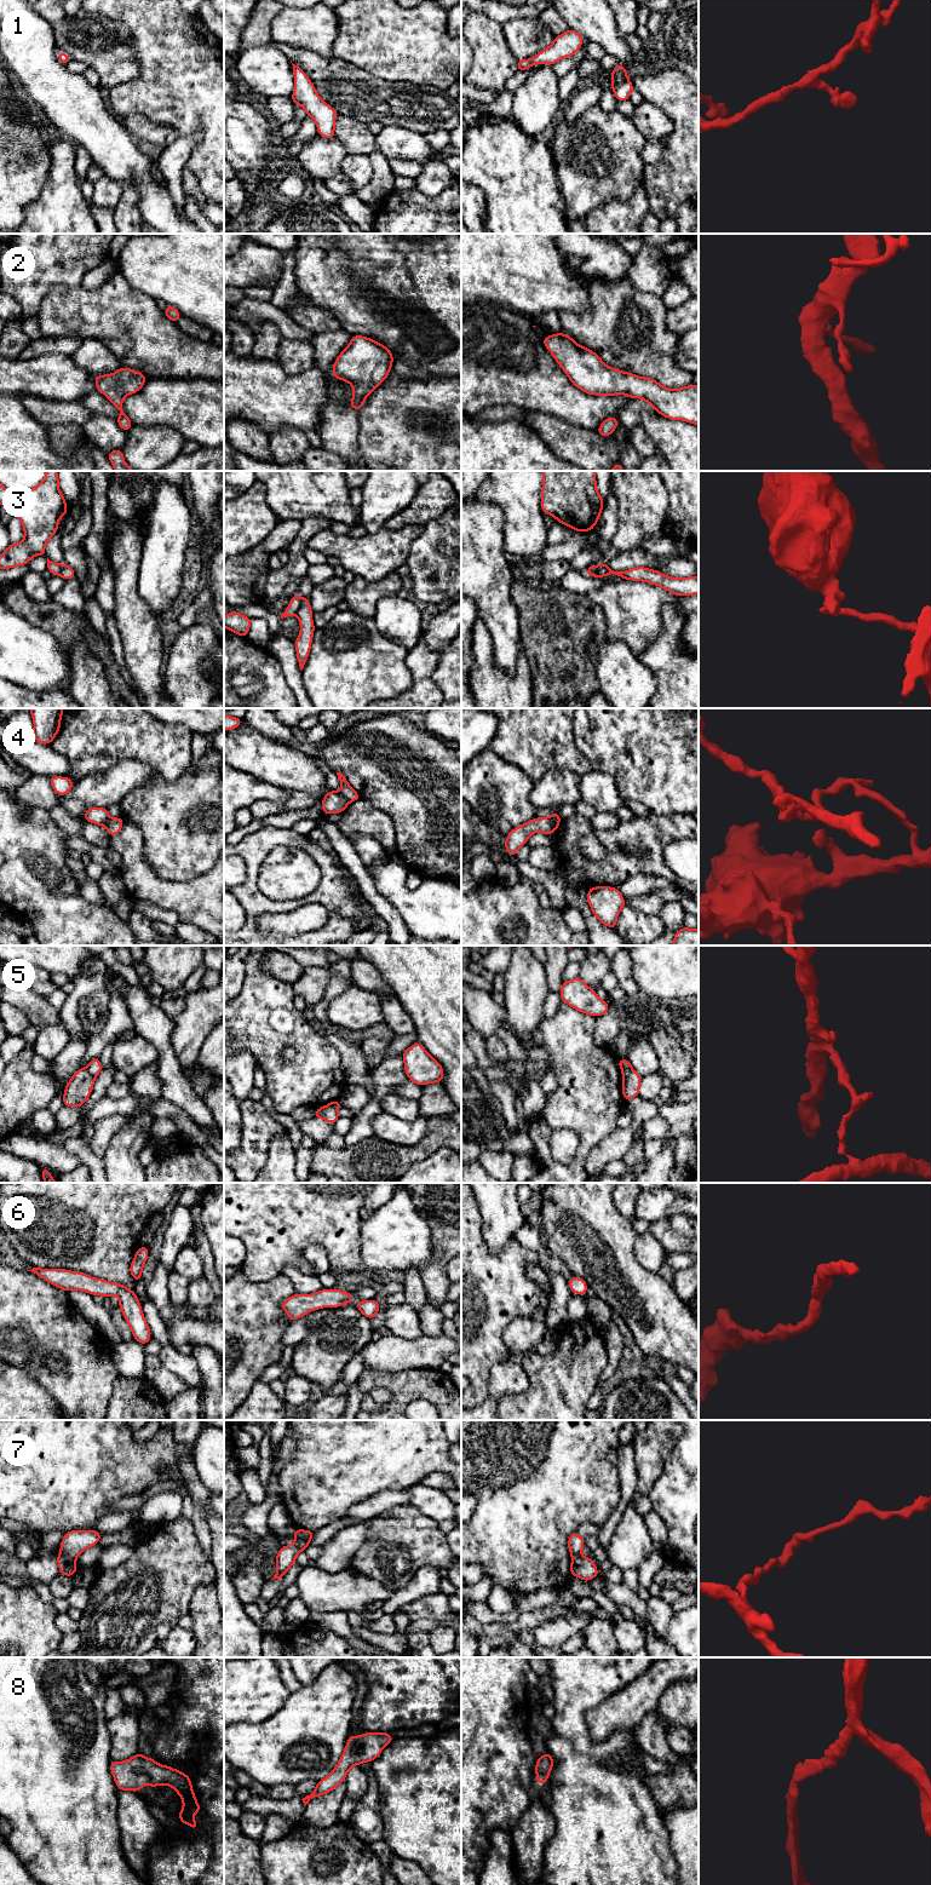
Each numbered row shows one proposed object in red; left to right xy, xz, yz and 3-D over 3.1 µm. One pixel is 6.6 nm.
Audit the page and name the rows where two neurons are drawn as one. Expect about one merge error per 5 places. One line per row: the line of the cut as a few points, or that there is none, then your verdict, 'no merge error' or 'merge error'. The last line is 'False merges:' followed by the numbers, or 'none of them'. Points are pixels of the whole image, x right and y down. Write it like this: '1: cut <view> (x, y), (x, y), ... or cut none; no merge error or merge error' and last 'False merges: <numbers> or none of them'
1: cut none; no merge error
2: cut none; no merge error
3: cut xz (304, 598), (296, 613); merge error
4: cut yz (549, 817), (556, 828); merge error
5: cut xz (321, 1107), (326, 1119); merge error
6: cut none; no merge error
7: cut xy (61, 1552), (74, 1559); merge error
8: cut none; no merge error
False merges: 3, 4, 5, 7

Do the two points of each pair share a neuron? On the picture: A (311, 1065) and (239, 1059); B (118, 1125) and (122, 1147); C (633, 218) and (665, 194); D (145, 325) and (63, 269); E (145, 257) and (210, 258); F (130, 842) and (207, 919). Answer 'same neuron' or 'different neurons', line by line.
A: different neurons
B: different neurons
C: different neurons
D: different neurons
E: same neuron
F: same neuron

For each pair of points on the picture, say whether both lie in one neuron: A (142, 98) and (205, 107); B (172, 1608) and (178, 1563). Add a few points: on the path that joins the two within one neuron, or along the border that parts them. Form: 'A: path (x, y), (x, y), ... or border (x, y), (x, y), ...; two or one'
A: path (157, 98), (189, 101); one
B: path (172, 1597), (172, 1574); one

